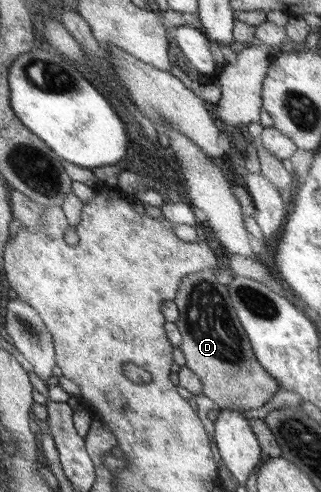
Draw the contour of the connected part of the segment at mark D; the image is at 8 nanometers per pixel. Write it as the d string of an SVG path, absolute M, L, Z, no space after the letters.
M210 268L185 275L174 294L173 302L178 310L178 317L176 317L174 325L180 332L179 348L185 362L183 367L188 368L198 376L201 392L212 403L215 403L219 410L234 409L238 412L245 409L258 409L276 393L279 385L254 360L247 335L232 307L228 288L216 282L215 277L216 269Z

